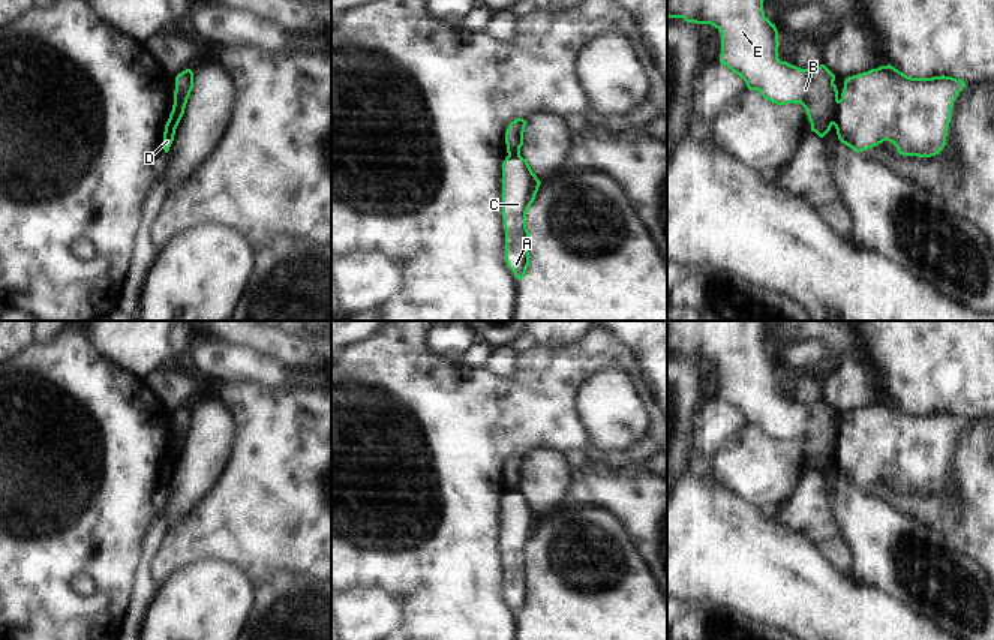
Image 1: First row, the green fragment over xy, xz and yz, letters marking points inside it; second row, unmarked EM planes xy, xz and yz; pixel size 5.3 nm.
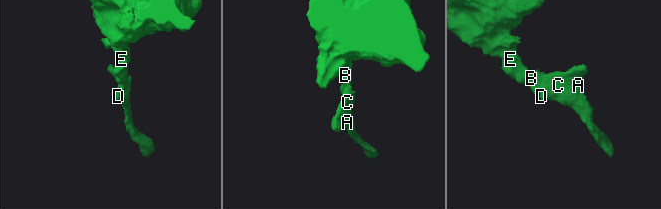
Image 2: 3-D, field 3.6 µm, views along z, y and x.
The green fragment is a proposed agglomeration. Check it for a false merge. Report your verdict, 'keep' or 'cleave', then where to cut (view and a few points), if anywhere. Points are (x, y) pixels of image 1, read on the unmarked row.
cleave; cut in yz along (838, 436), (838, 448), (832, 459)

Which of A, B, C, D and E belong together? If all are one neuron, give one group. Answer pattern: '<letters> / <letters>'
A C D / B E

